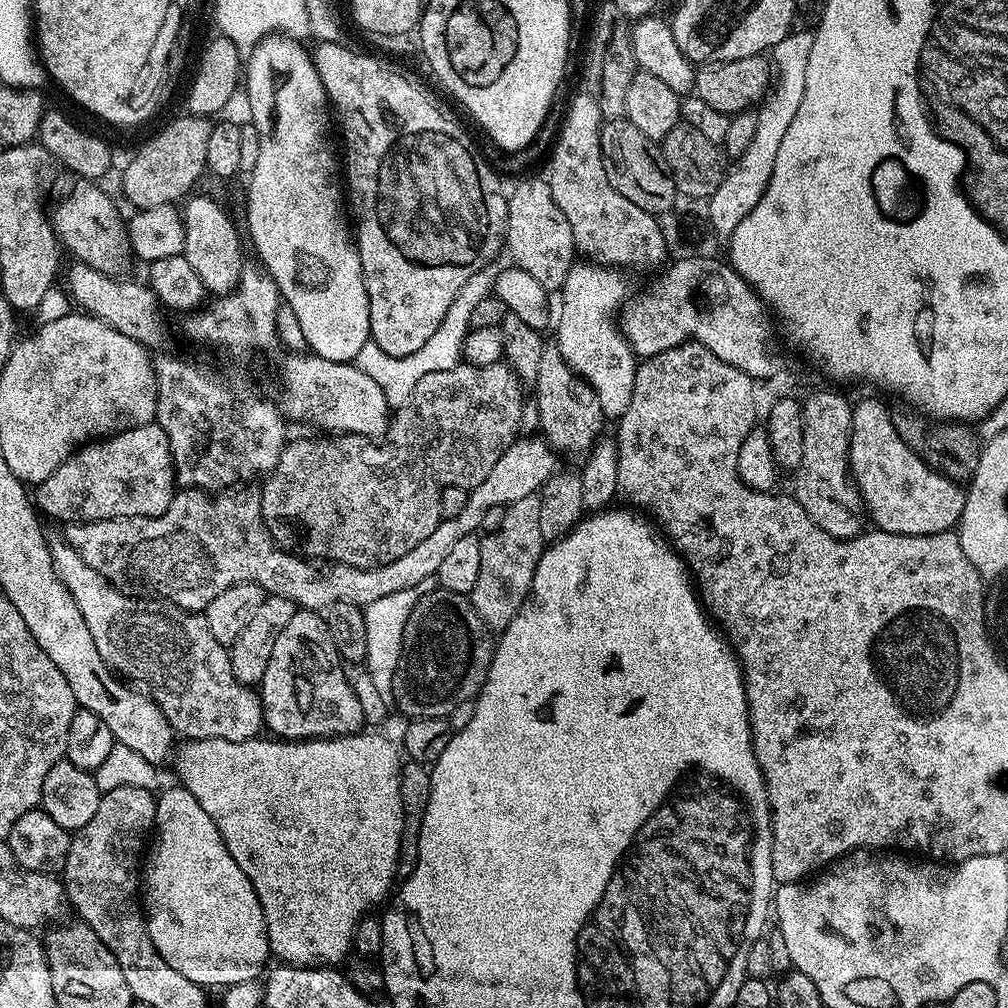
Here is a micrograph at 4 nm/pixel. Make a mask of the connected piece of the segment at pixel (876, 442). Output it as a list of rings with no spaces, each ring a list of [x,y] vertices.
[[[880,400],[852,404],[852,433],[848,466],[866,505],[867,515],[877,529],[890,534],[925,536],[951,532],[959,525],[965,489],[957,481],[936,472],[894,430],[889,405]]]

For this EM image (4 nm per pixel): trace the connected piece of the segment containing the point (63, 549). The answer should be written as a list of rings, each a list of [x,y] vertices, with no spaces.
[[[53,539],[50,547],[56,577],[70,590],[74,602],[78,602],[78,610],[82,610],[82,618],[86,618],[86,626],[90,626],[90,635],[98,645],[98,654],[102,654],[113,672],[139,686],[160,705],[162,714],[172,724],[173,733],[180,735],[181,732],[188,740],[226,742],[246,742],[261,735],[265,723],[260,697],[249,685],[239,684],[234,678],[229,649],[210,634],[203,615],[160,602],[141,602],[98,574],[63,539]]]

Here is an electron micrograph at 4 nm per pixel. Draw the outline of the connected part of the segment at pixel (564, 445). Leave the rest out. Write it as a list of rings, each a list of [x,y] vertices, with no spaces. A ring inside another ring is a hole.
[[[555,342],[545,343],[541,347],[540,361],[536,369],[538,378],[534,381],[534,388],[536,412],[540,415],[539,431],[553,449],[561,453],[587,453],[601,435],[600,427],[606,423],[602,402],[598,402],[598,394],[594,394],[592,387],[568,365],[566,358],[562,358]]]

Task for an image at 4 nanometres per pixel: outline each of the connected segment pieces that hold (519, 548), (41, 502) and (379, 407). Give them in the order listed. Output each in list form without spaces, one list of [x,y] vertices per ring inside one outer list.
[[[539,495],[518,498],[518,502],[505,508],[502,526],[485,535],[480,541],[482,563],[478,569],[478,582],[474,582],[470,599],[477,614],[484,619],[489,629],[503,630],[518,614],[532,591],[534,570],[546,547],[542,534],[541,511]]]
[[[153,422],[146,426],[138,426],[137,428],[126,430],[125,432],[119,432],[117,436],[101,438],[93,443],[85,444],[83,448],[73,452],[66,462],[62,462],[62,466],[58,466],[58,470],[54,470],[54,474],[50,474],[50,478],[46,478],[42,483],[35,485],[34,504],[45,517],[48,515],[52,520],[64,520],[63,522],[113,520],[114,518],[122,518],[123,516],[158,516],[162,515],[162,513],[170,506],[172,497],[177,491],[176,469],[172,467],[172,455],[170,454],[168,439],[162,430],[162,426]]]
[[[307,354],[308,356],[292,356],[284,364],[284,404],[282,400],[282,411],[285,417],[291,418],[292,416],[296,420],[309,420],[312,424],[317,424],[320,428],[329,428],[329,433],[332,434],[351,434],[353,436],[366,436],[369,438],[383,437],[387,432],[390,423],[390,407],[387,404],[386,395],[382,392],[382,387],[378,386],[377,382],[362,370],[356,367],[352,362],[334,362],[333,360],[327,360],[321,356],[315,354]]]

